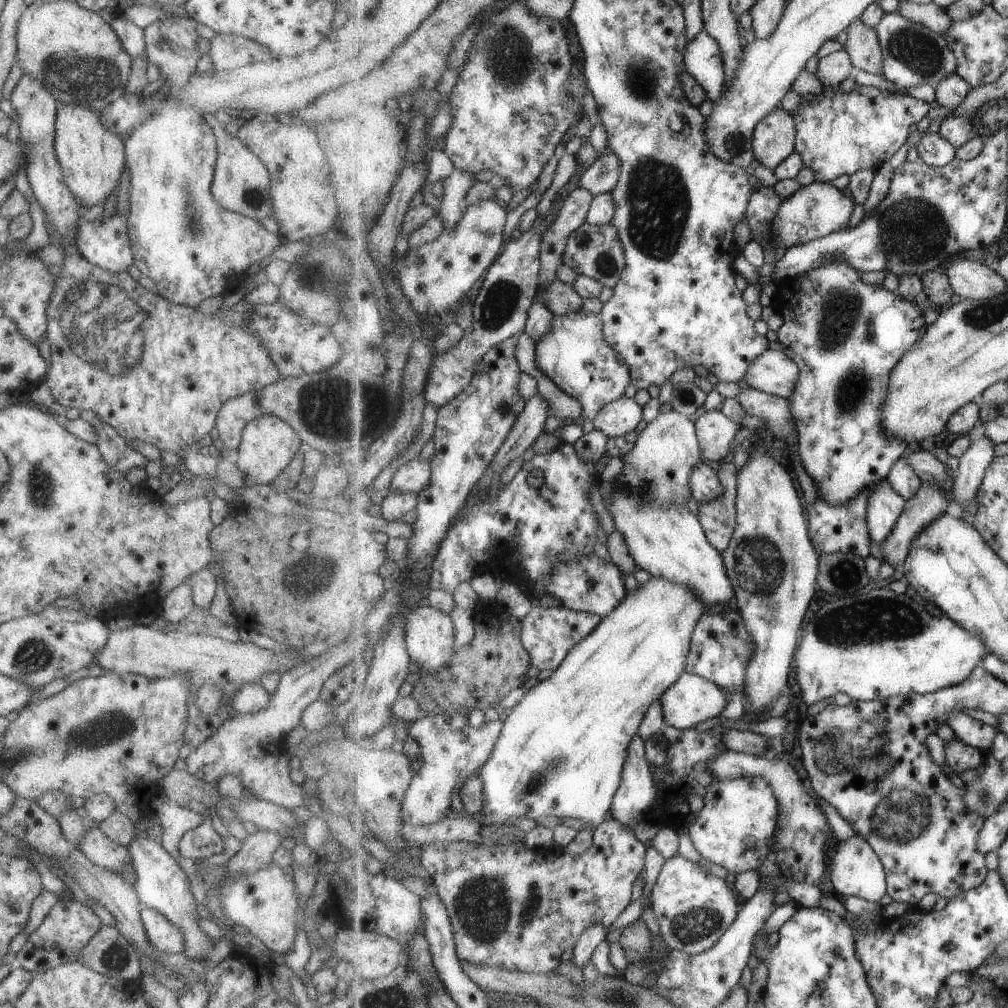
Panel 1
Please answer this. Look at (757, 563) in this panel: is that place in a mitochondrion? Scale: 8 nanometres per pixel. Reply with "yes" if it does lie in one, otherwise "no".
yes

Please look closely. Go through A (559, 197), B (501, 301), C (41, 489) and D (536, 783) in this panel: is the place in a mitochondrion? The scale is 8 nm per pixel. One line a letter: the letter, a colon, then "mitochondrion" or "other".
A: other
B: mitochondrion
C: mitochondrion
D: mitochondrion

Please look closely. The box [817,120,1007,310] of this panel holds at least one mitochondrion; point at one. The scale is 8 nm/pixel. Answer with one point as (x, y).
(906, 230)

